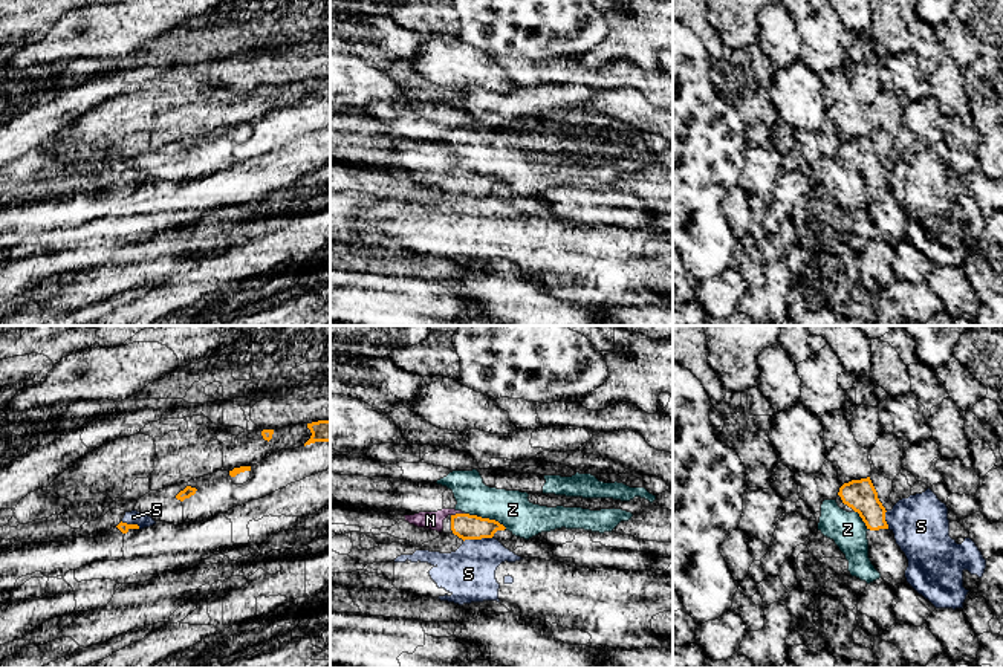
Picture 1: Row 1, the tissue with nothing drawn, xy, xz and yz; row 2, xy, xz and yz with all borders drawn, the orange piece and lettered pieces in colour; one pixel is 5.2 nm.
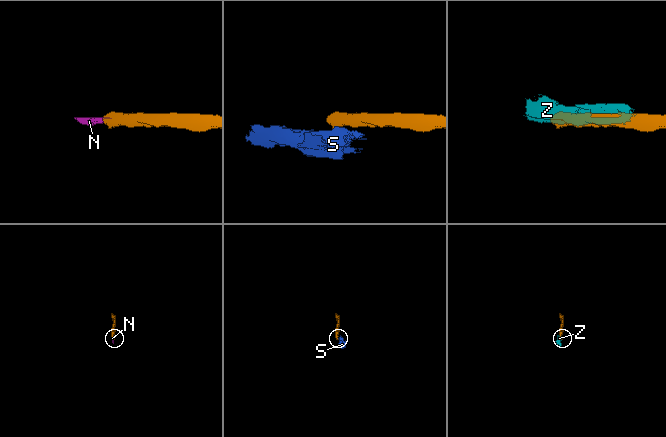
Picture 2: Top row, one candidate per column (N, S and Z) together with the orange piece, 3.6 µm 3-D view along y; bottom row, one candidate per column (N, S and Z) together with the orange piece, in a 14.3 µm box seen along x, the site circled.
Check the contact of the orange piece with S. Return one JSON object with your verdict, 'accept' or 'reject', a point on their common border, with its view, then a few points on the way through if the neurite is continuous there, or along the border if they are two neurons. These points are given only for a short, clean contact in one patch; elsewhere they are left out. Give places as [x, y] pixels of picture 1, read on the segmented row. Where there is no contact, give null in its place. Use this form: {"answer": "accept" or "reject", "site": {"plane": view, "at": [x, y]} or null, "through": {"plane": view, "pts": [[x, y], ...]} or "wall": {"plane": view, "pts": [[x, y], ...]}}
{"answer": "reject", "site": {"plane": "xz", "at": [477, 538]}, "wall": {"plane": "xz", "pts": [[491, 537], [467, 538], [464, 541]]}}

